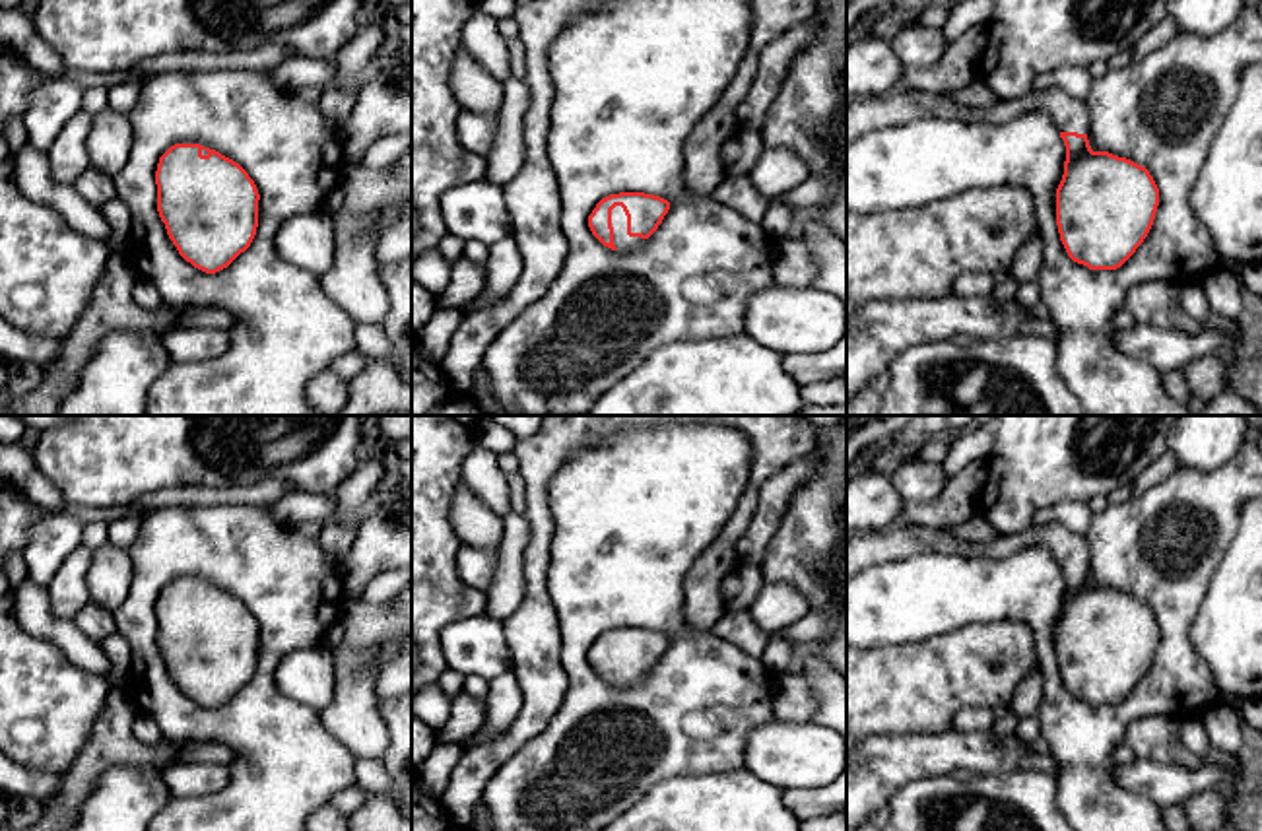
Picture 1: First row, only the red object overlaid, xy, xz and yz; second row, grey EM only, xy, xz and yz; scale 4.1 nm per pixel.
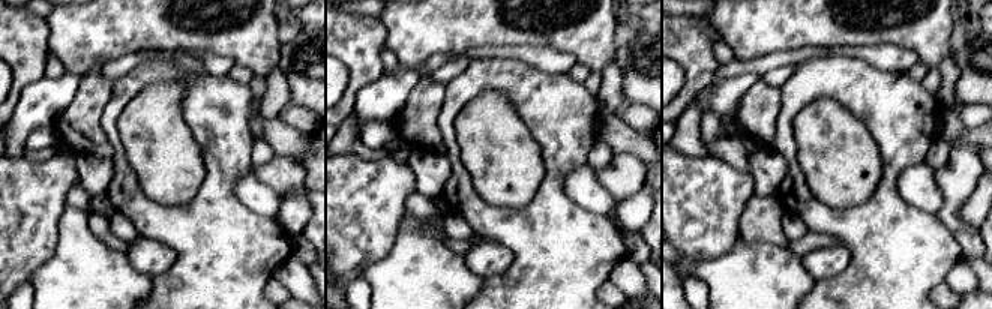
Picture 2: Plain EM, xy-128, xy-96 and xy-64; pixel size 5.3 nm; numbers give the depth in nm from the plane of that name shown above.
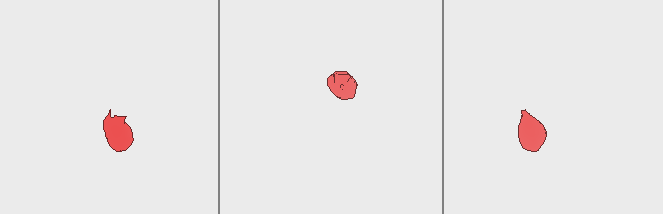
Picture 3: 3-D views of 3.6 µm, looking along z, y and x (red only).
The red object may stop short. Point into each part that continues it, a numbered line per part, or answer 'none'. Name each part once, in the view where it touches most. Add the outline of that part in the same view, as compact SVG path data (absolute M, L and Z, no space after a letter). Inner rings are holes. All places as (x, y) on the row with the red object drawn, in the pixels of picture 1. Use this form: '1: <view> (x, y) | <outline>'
1: xz (622, 241) | M621 206L612 210L614 245L617 250L635 250L645 239L627 235L627 216Z

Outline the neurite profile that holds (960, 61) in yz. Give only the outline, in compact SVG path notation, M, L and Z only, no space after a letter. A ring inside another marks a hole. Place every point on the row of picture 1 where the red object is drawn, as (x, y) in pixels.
M975 25L955 41L947 41L932 66L905 66L903 87L947 97L979 76L986 47L986 25Z

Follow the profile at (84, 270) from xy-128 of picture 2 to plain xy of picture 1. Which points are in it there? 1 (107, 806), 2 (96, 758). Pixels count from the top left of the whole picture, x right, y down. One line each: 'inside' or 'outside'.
1: inside
2: outside

